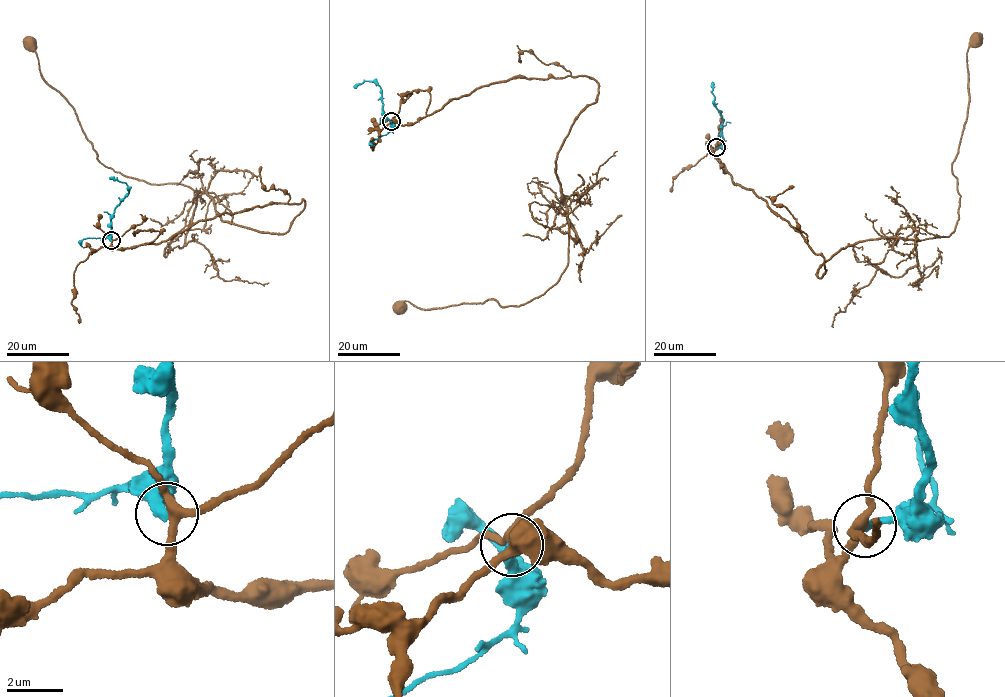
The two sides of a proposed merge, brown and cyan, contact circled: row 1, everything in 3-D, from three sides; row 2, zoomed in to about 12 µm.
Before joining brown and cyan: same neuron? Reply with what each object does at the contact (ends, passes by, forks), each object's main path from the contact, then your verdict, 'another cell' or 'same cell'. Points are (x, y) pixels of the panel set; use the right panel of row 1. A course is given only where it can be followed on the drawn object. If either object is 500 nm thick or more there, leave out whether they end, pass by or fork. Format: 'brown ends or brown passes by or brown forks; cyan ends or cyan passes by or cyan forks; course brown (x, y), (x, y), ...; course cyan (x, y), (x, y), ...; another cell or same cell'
brown forks; cyan ends; course brown (717, 147), (734, 183), (824, 258), (820, 278), (859, 243), (948, 236), (976, 40); course cyan (717, 147), (723, 141), (724, 119), (714, 103), (712, 82); another cell

